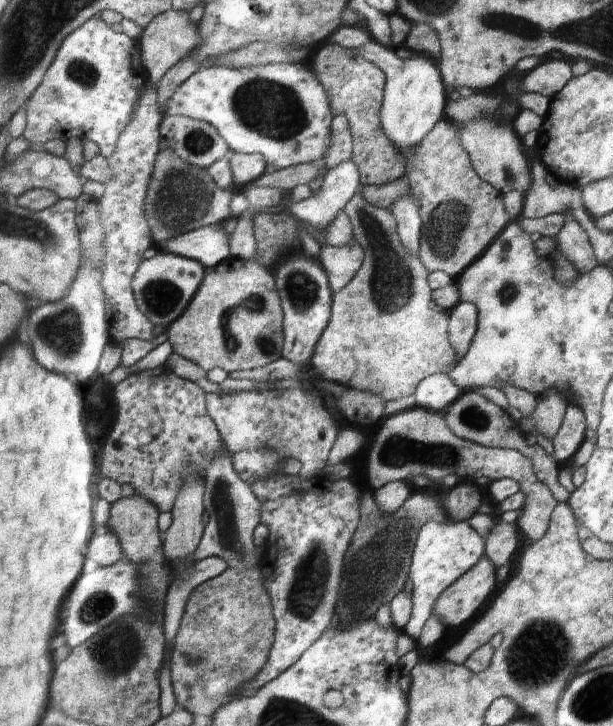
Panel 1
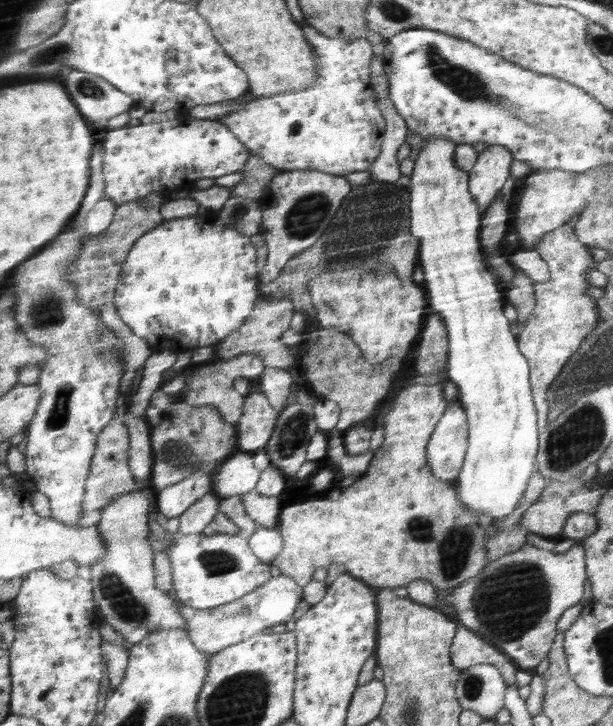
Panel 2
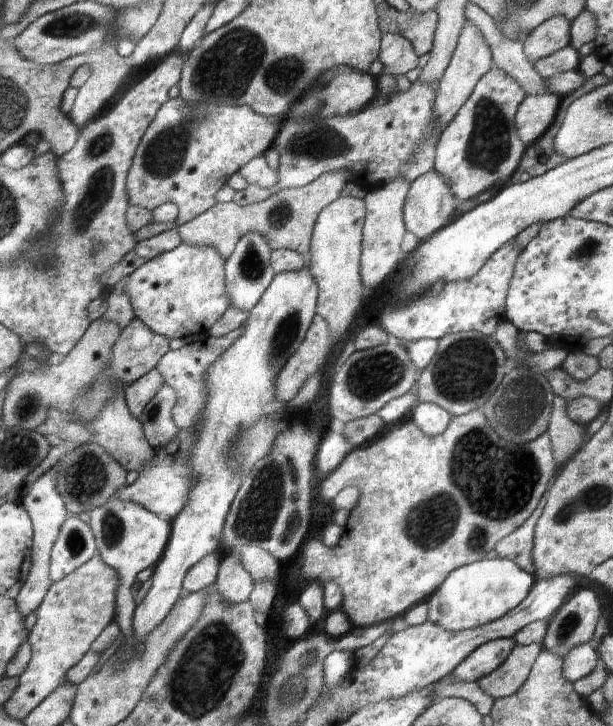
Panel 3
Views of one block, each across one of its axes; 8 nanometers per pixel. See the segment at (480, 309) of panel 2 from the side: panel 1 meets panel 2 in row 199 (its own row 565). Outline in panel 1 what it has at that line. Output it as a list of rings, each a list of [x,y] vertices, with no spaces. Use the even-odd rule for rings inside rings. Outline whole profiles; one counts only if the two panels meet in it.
[[[468,521],[426,523],[418,532],[416,546],[413,548],[412,567],[409,569],[409,577],[413,584],[412,610],[410,620],[403,628],[403,634],[414,640],[420,639],[425,624],[436,611],[437,600],[446,588],[452,586],[465,572],[476,567],[482,556],[485,556],[484,542]]]

